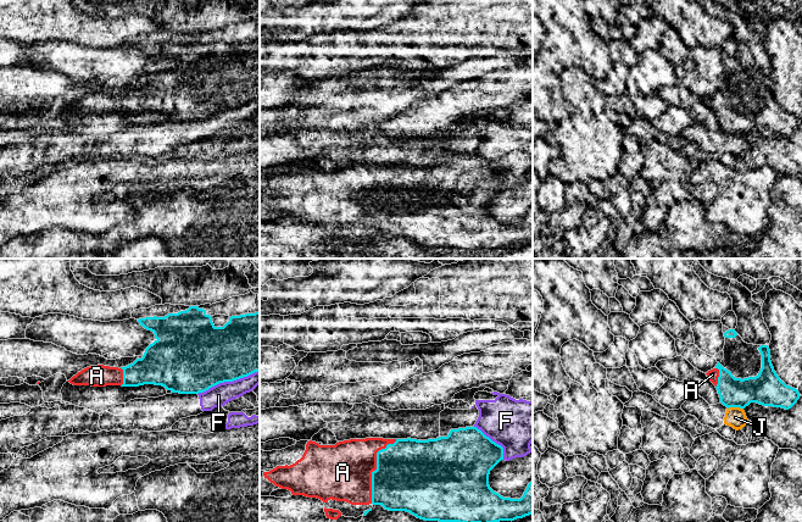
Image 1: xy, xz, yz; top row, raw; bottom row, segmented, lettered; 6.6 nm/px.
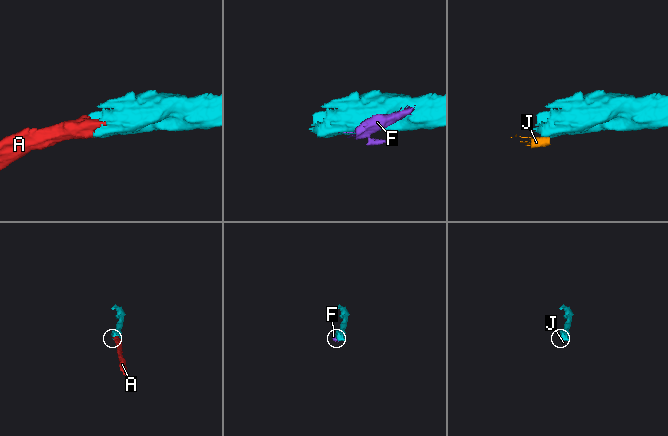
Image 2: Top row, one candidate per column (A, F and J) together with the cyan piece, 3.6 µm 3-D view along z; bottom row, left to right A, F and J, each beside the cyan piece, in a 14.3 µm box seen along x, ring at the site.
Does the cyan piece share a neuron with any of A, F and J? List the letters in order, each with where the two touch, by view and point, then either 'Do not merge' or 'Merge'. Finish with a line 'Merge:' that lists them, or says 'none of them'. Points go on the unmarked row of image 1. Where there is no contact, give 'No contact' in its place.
A: Touches cyan at xz (377, 195). Merge
F: Touches cyan at xy (228, 107). Do not merge
J: Touches cyan at yz (735, 133). Do not merge
Merge: A

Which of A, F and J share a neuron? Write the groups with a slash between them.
A / F J

